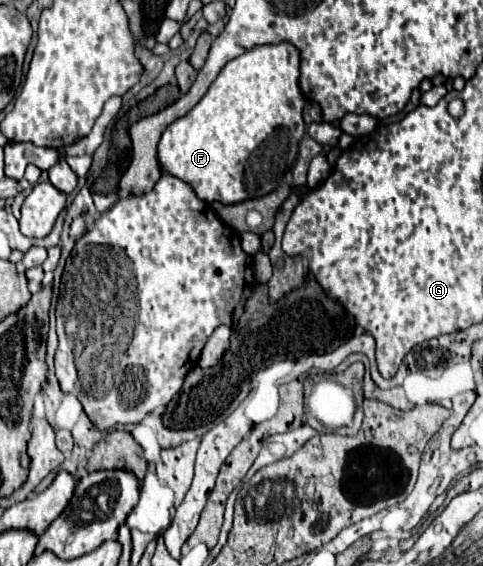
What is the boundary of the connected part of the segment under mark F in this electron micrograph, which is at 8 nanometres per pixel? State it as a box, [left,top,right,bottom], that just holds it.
[158,41,304,205]

